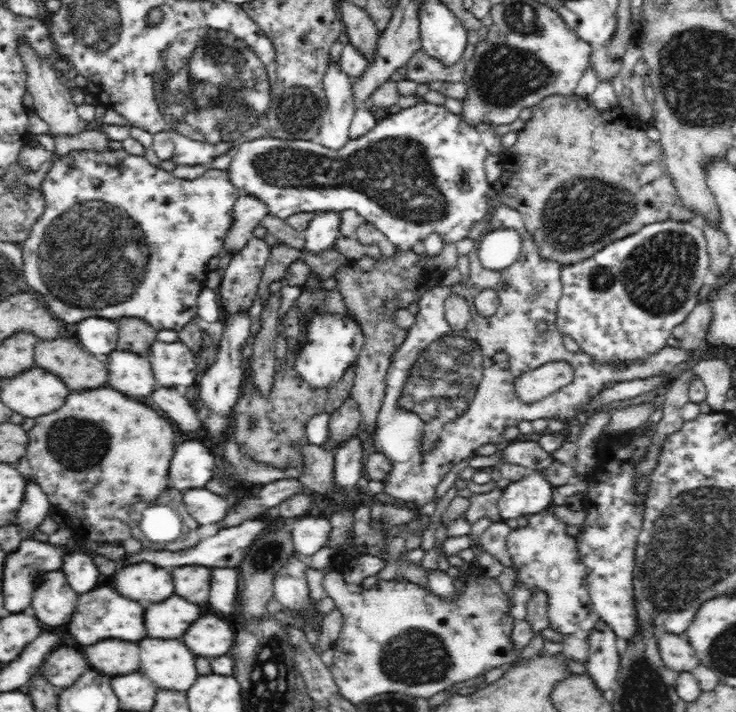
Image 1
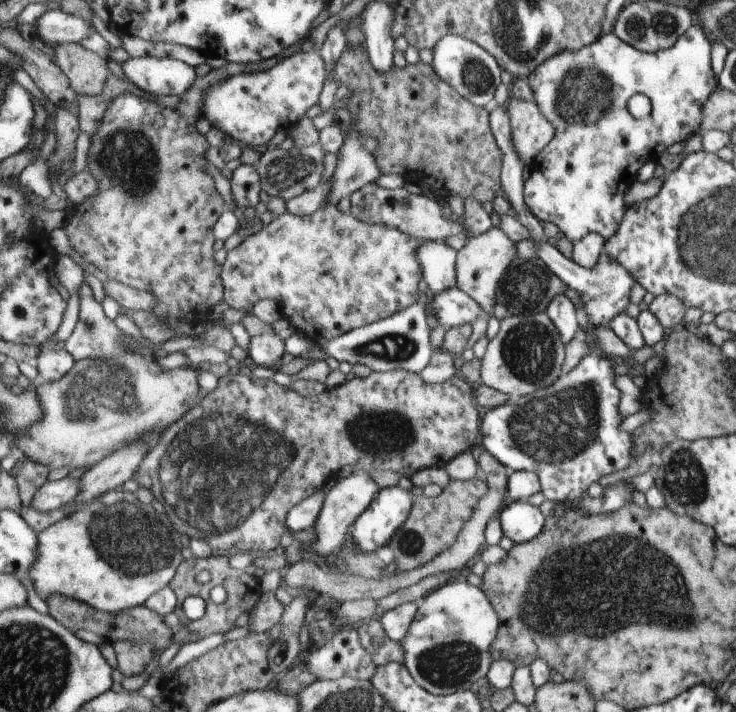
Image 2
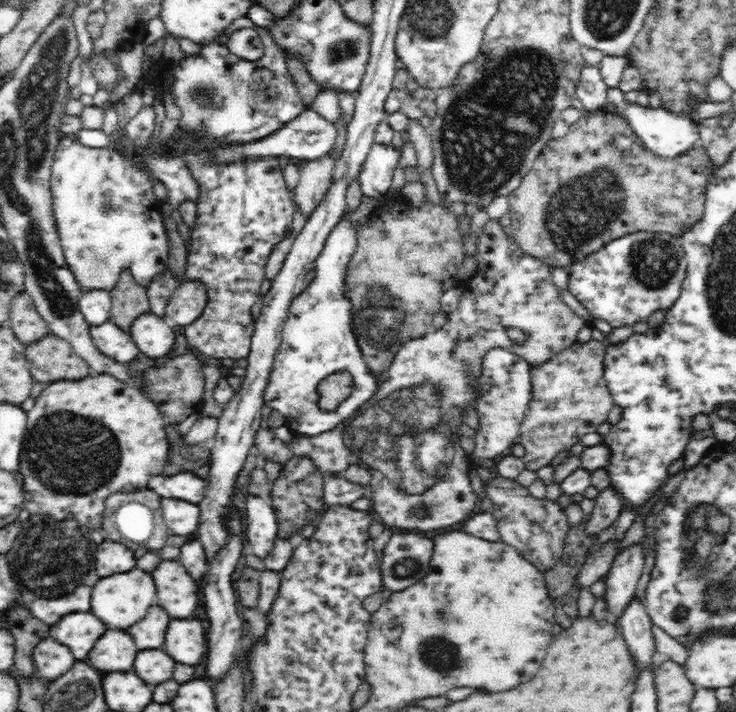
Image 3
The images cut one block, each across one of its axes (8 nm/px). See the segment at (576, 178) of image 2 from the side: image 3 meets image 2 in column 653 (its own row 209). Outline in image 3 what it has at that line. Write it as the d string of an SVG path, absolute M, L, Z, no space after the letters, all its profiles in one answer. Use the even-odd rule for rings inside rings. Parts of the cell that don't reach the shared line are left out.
M62 138L55 149L50 182L52 210L68 271L76 278L77 285L81 290L110 291L121 274L128 271L133 280L146 290L156 278L168 272L170 254L168 233L162 217L163 204L154 198L152 189L154 180L142 168L142 164L134 164L132 160L114 152L114 148L94 148L77 140Z

